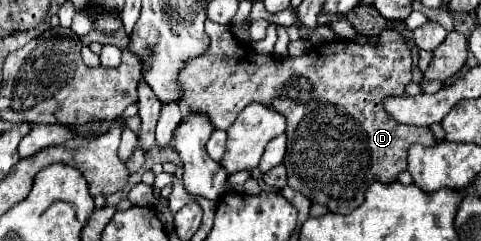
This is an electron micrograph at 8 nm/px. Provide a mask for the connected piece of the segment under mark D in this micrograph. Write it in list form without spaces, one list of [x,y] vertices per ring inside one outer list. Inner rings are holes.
[[[211,20],[205,22],[205,32],[211,38],[209,50],[201,58],[189,60],[179,74],[181,86],[185,88],[185,96],[179,102],[181,116],[185,118],[185,114],[207,114],[215,128],[227,130],[237,114],[253,102],[281,112],[281,116],[285,116],[287,120],[285,136],[289,152],[285,152],[283,158],[283,164],[287,168],[287,184],[305,194],[311,202],[329,206],[331,212],[353,212],[357,206],[361,206],[363,194],[371,182],[395,182],[399,172],[407,170],[407,150],[411,144],[419,142],[423,146],[433,146],[437,142],[429,128],[401,124],[383,108],[385,98],[407,96],[405,88],[411,82],[411,54],[407,42],[399,32],[383,30],[377,48],[359,46],[349,40],[335,40],[317,44],[303,56],[281,60],[273,54],[257,54],[249,46],[235,40],[233,32],[227,26],[213,24]]]

